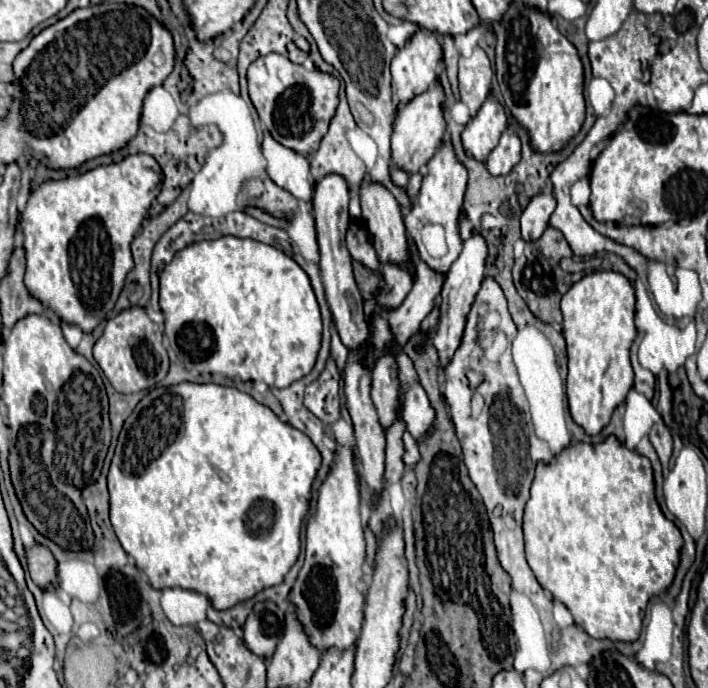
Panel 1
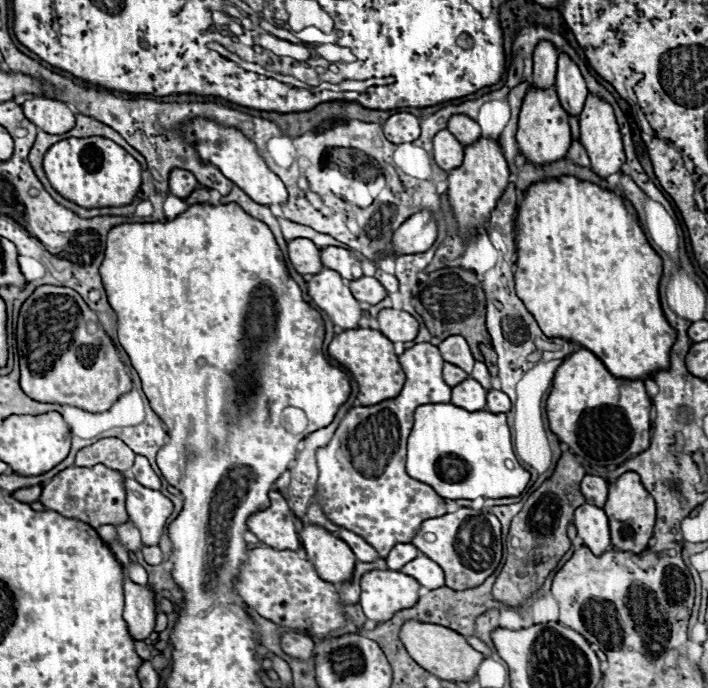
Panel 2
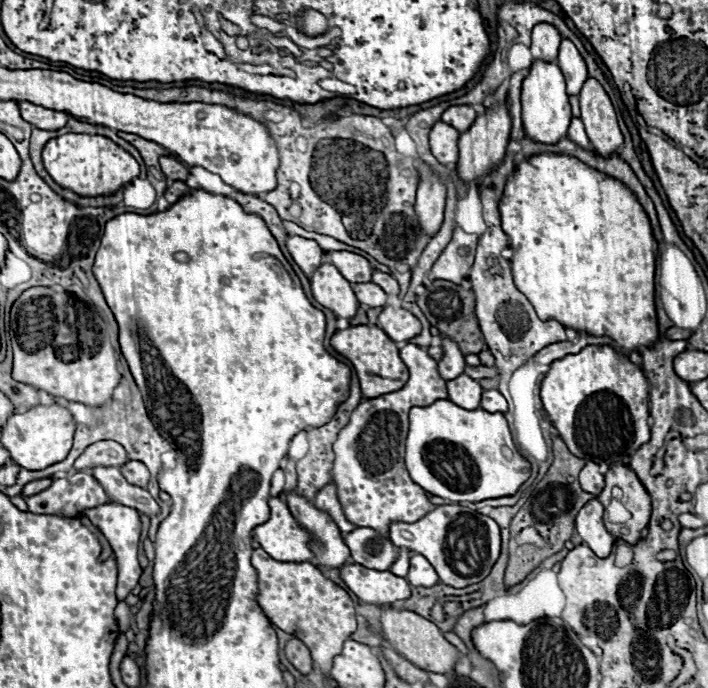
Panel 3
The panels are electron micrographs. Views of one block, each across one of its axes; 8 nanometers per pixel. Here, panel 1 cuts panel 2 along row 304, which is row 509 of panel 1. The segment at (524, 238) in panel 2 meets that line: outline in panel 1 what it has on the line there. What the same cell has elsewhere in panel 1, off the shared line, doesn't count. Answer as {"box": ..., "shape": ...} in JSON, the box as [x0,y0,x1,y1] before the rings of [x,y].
{"box":[524,436,684,642],"shape":[[[616,436],[596,446],[572,442],[550,466],[538,466],[524,512],[524,542],[526,560],[540,586],[572,612],[586,634],[612,642],[638,640],[646,606],[672,584],[684,546],[678,526],[662,514],[656,502],[652,464],[622,446]]]}

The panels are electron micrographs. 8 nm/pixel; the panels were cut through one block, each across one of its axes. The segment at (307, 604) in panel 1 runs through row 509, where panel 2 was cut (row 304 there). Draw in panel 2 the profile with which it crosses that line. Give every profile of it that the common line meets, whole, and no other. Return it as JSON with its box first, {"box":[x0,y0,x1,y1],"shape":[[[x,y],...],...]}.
{"box":[308,268,362,330],"shape":[[[324,268],[322,272],[314,274],[308,282],[308,294],[336,326],[344,330],[358,328],[358,320],[362,318],[360,302],[352,296],[348,284],[338,272]]]}

